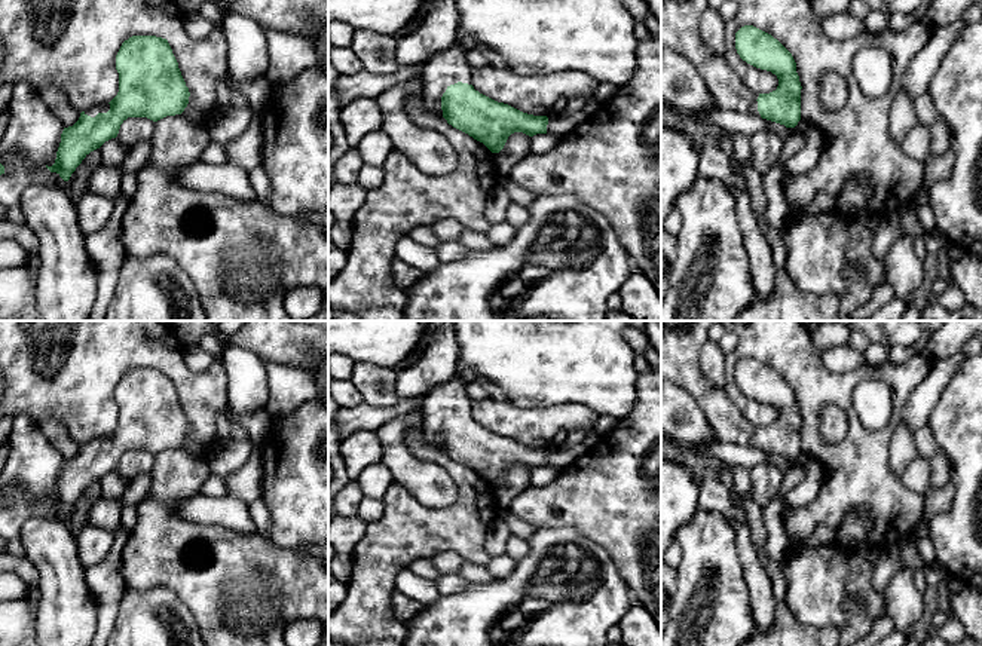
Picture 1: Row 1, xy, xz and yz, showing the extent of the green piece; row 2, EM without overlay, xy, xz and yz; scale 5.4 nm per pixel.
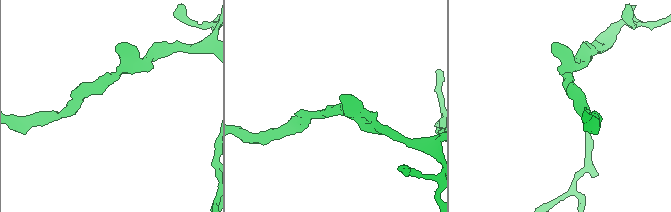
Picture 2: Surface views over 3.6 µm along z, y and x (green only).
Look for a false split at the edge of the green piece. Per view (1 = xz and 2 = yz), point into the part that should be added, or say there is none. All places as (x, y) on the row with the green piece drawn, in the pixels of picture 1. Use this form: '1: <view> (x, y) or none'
1: xz (447, 67)
2: yz (679, 18)

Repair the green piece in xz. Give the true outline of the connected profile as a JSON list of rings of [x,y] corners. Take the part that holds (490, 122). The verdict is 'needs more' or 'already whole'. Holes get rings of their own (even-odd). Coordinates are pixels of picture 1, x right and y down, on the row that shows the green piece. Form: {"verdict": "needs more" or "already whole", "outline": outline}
{"verdict": "needs more", "outline": [[[453,45],[431,56],[422,65],[419,77],[425,82],[422,91],[425,107],[443,116],[453,128],[483,143],[492,153],[499,153],[508,137],[514,132],[523,132],[529,137],[547,134],[547,116],[523,113],[474,89],[471,68],[466,62],[466,52],[468,50],[462,45]]]}

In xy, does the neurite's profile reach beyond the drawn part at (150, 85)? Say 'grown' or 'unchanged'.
grown

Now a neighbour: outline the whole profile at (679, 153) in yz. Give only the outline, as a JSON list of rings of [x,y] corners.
[[[661,125],[661,223],[698,175],[698,160],[698,144],[688,134]]]

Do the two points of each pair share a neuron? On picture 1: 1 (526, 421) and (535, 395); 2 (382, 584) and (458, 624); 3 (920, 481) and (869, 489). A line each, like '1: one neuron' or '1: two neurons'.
1: two neurons
2: two neurons
3: two neurons

